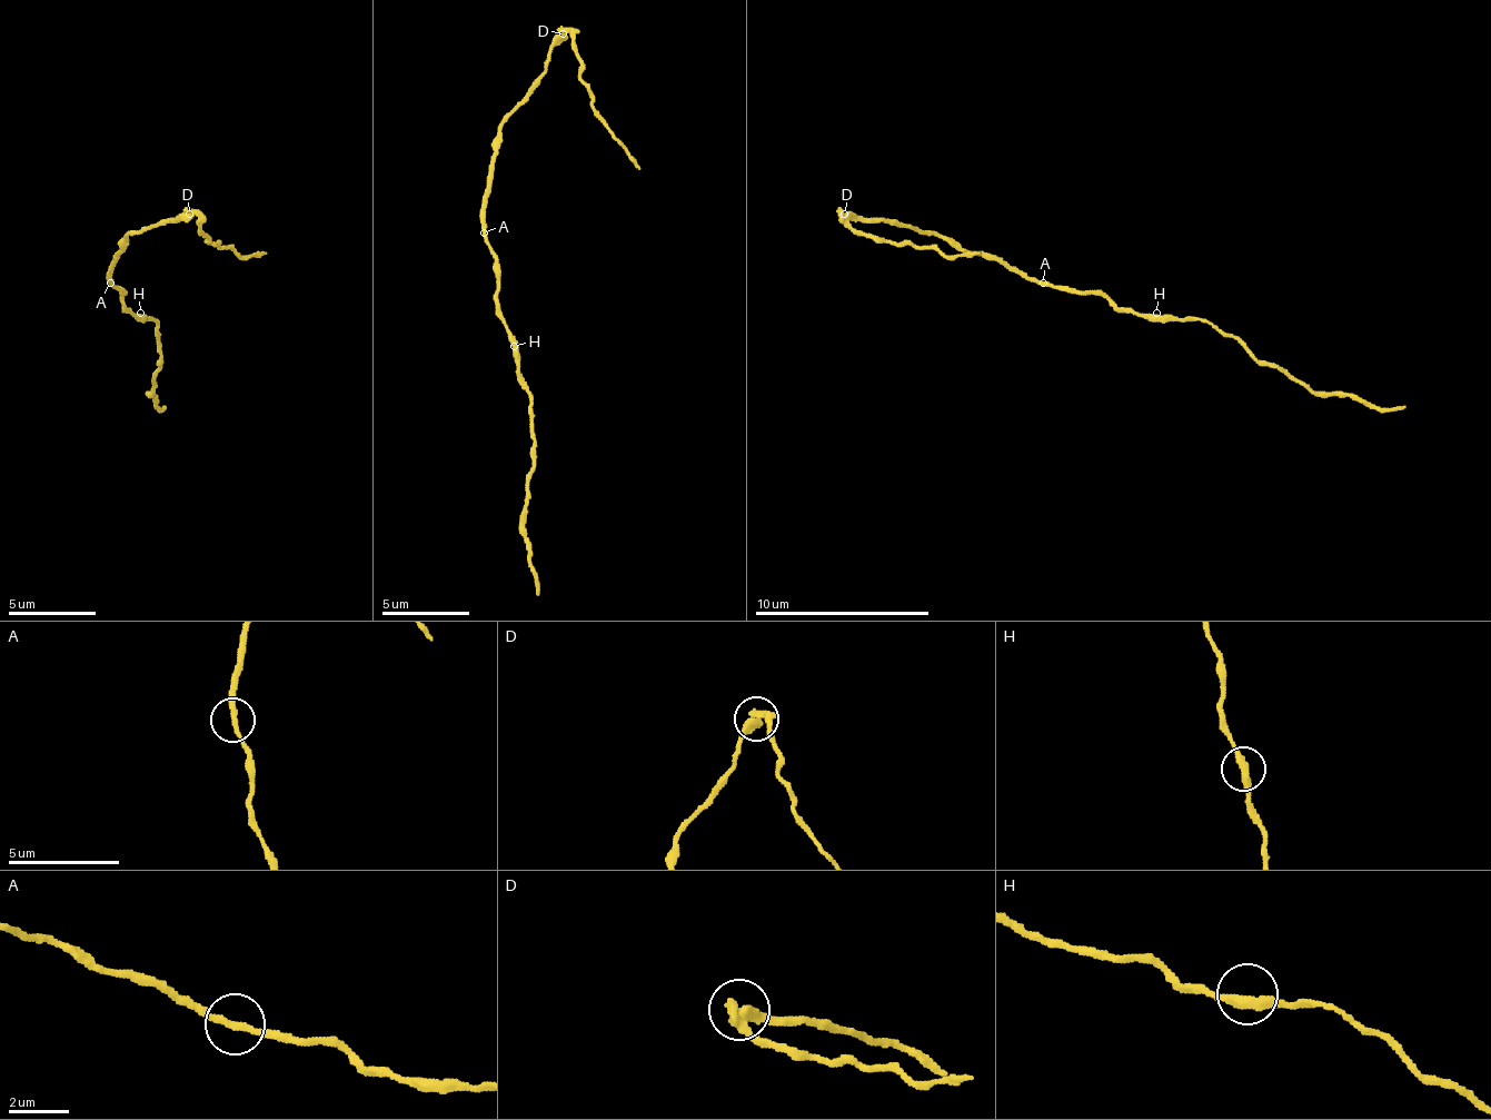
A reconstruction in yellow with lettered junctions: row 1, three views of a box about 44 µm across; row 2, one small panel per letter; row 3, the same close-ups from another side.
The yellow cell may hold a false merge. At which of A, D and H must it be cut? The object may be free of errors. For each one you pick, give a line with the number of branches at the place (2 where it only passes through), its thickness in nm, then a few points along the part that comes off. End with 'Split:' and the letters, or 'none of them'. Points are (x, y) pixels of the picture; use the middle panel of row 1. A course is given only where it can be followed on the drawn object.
D: 2 branches meet; 420 nm thick; foreign part runs (562, 35), (575, 43), (593, 114), (640, 170)
Split: D

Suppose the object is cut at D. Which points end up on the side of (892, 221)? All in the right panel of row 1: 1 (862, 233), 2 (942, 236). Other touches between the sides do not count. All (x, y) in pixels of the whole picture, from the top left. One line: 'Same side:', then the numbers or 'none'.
Same side: 2

